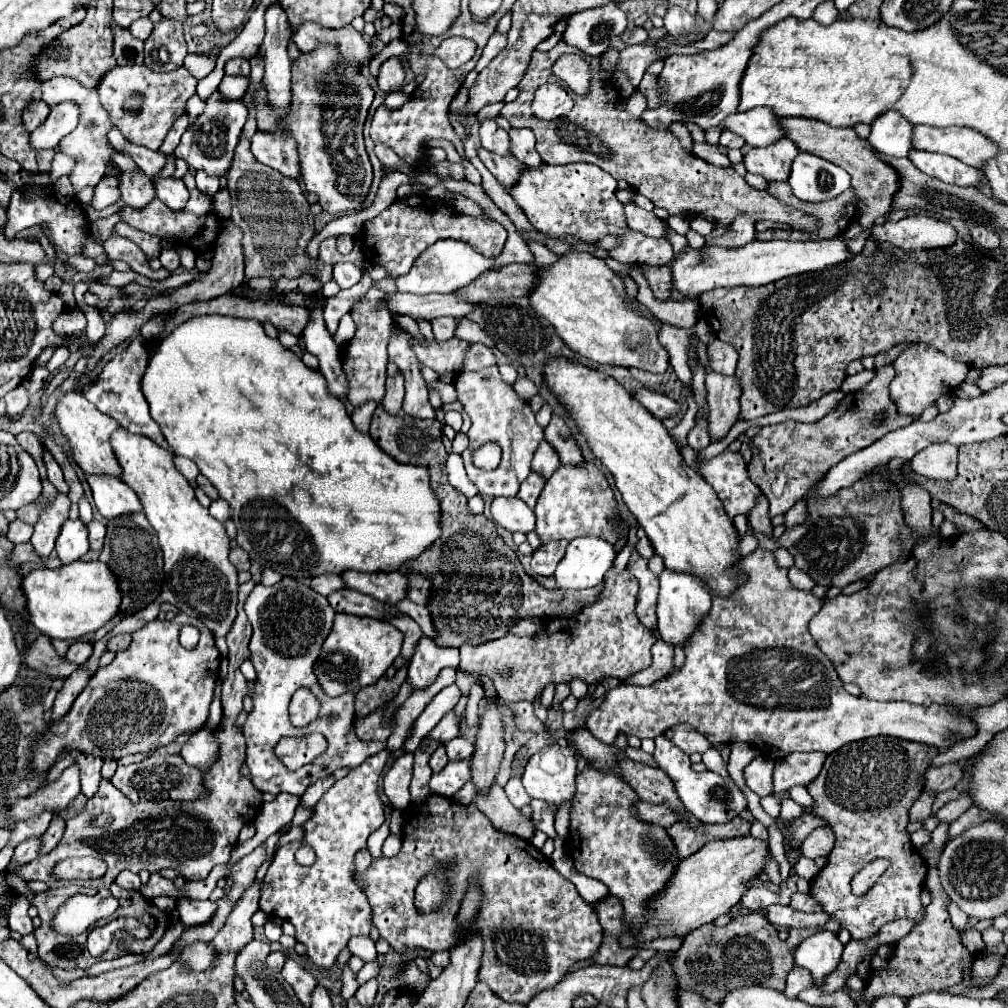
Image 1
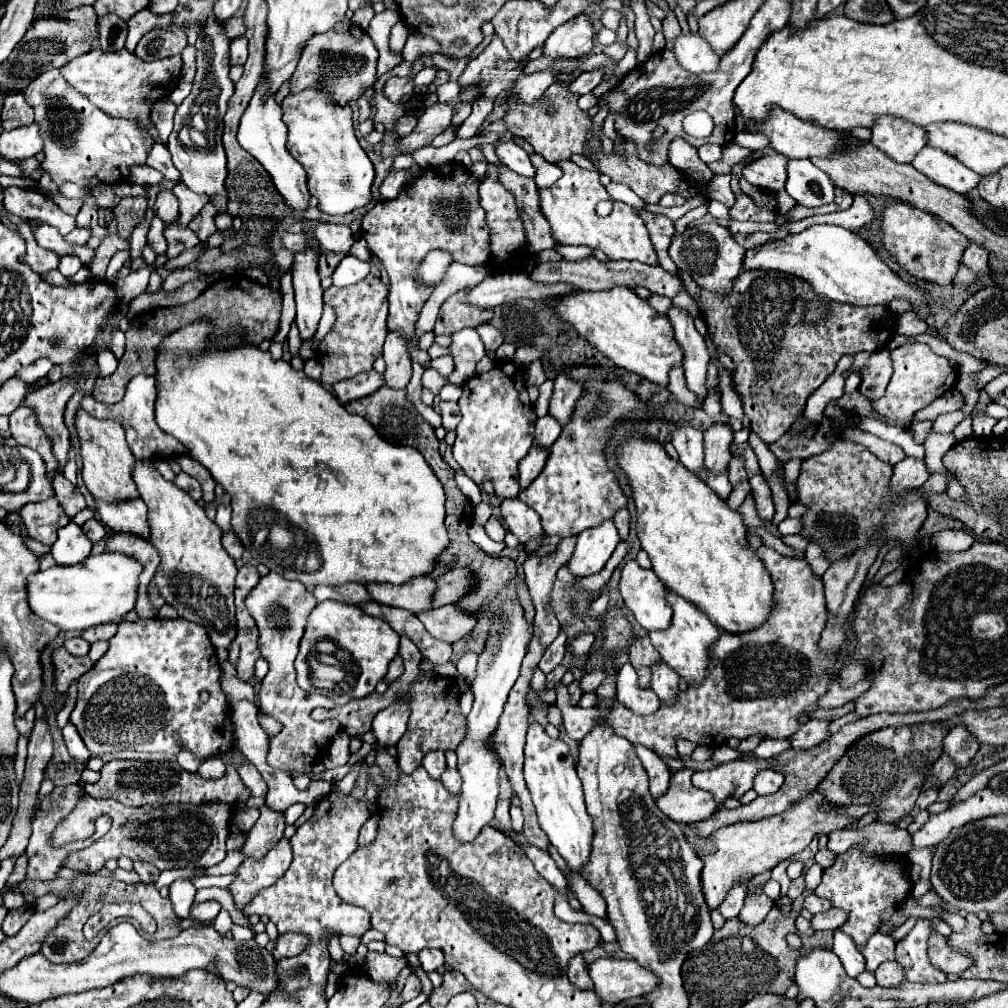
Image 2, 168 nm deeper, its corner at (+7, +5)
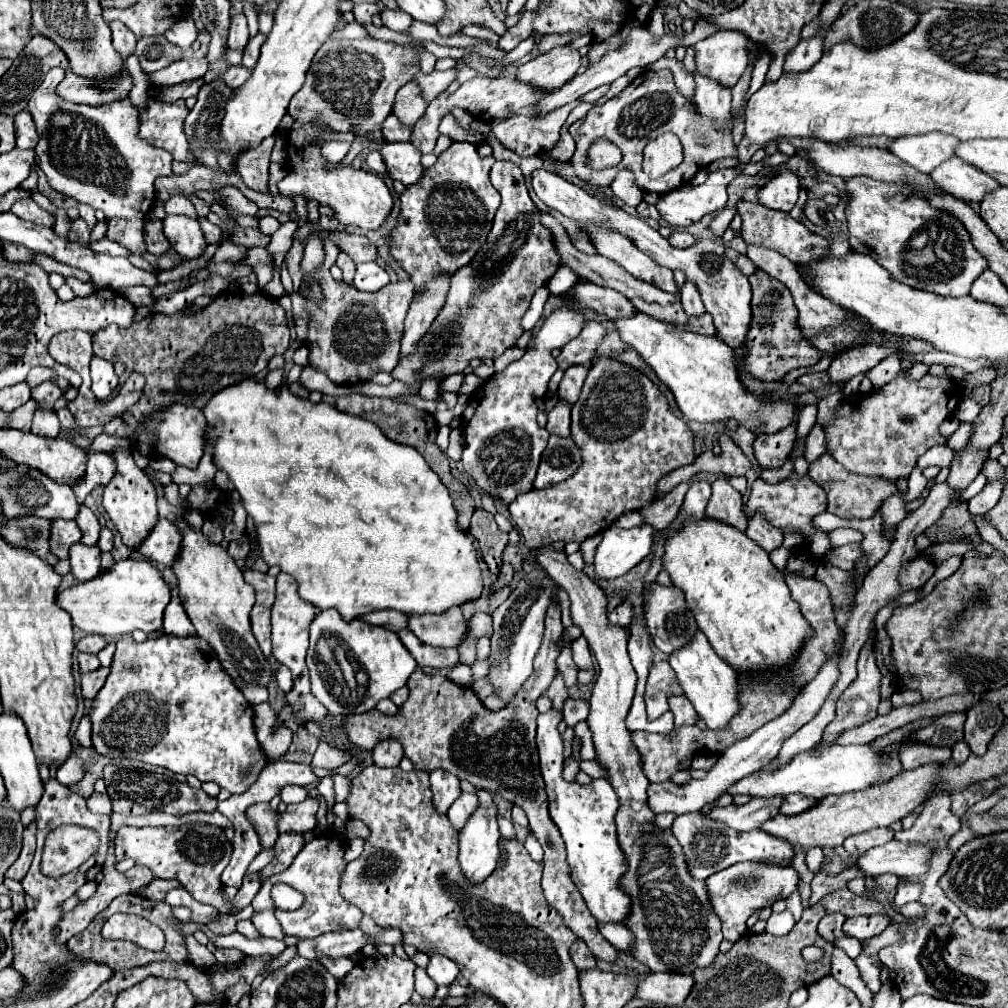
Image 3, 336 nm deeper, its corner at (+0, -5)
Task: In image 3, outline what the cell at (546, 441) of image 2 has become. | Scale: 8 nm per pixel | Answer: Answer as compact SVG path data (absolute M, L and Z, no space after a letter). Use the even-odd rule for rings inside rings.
M562 399L556 401L554 409L548 413L548 433L556 433L556 435L570 435L570 407L572 405L566 405Z

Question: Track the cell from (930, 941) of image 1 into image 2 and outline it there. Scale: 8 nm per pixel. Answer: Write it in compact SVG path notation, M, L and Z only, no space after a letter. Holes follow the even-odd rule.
M933 931L929 937L929 949L927 949L927 957L931 961L931 965L935 965L937 969L943 969L943 973L957 977L963 969L967 969L971 965L971 961L959 953L955 953L949 945L947 945L947 937L943 937L941 933Z

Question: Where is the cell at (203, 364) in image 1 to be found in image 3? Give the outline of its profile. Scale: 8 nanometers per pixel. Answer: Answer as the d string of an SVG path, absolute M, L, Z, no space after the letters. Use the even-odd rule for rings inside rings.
M246 379L214 395L214 399L210 399L210 403L204 407L204 415L208 421L206 445L214 445L216 467L228 473L230 481L234 483L236 491L242 497L242 503L248 515L254 519L262 559L268 565L278 565L284 573L292 575L298 581L298 593L304 601L312 603L320 611L336 609L342 615L342 619L352 621L378 609L394 609L406 615L424 615L424 613L442 615L450 607L460 607L468 601L476 601L482 595L484 583L482 583L482 571L478 565L478 553L474 547L474 537L470 533L464 533L458 527L458 519L456 519L458 515L452 505L452 497L448 489L442 485L438 475L430 471L428 463L422 459L422 455L414 447L402 447L386 439L386 435L382 435L382 431L378 431L378 427L374 427L374 423L366 419L340 413L336 407L328 403L314 405L308 399L306 401L298 399L286 387L280 387L278 391L270 391L266 389L264 381L256 383L254 379Z

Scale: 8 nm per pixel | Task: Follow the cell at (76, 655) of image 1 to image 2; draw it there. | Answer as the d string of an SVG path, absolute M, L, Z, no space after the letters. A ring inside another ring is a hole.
M75 637L75 639L65 641L65 649L73 655L87 655L89 653L89 643L83 641L81 637Z

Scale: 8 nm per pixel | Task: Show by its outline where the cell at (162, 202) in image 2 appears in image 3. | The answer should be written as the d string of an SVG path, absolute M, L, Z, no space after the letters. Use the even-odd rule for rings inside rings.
M168 215L164 219L164 235L168 237L172 249L188 261L198 259L208 245L198 221L182 215Z

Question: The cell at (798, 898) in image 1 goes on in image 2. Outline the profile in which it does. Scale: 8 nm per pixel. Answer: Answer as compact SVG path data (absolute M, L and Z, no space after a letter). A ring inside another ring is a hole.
M809 895L809 897L805 897L805 901L803 901L803 907L809 911L809 913L821 913L821 911L827 911L827 909L831 909L831 903L827 901L827 899L819 899L817 895Z

